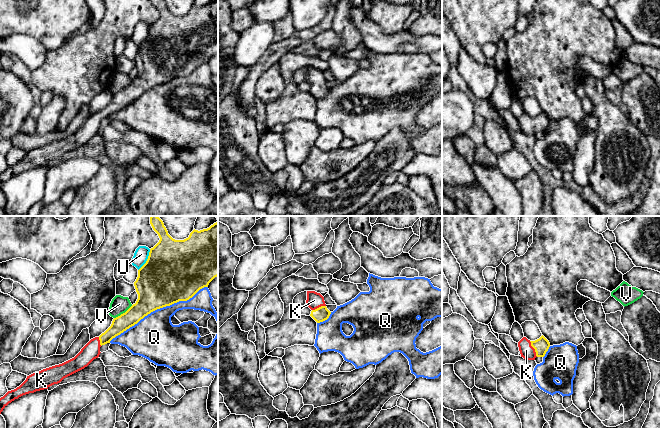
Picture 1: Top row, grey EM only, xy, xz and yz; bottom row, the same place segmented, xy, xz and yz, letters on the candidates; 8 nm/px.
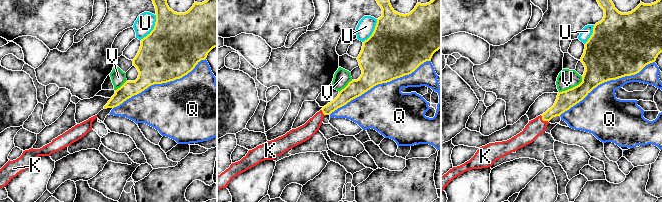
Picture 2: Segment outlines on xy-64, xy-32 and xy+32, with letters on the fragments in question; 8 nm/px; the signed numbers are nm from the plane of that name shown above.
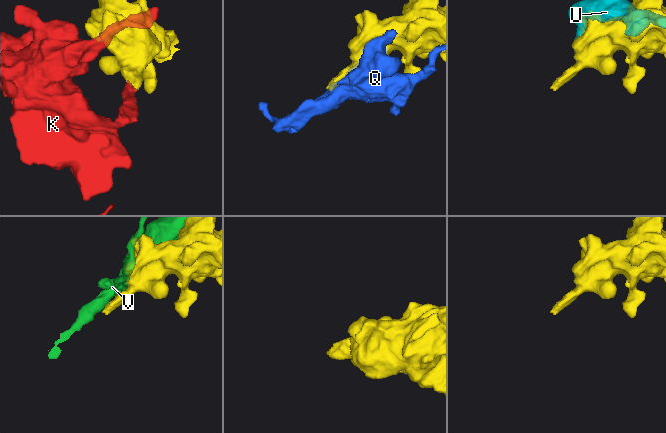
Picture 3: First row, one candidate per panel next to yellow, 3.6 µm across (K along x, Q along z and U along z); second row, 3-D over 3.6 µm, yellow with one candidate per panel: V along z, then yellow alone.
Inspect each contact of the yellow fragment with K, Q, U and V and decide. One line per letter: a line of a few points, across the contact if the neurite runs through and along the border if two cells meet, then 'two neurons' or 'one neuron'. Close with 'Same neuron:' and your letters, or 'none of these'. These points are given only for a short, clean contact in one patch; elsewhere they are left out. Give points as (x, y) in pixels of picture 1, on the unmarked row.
K: line yz (541, 121), (534, 124), (526, 126); one neuron
Q: two neurons
U: two neurons
V: two neurons
Same neuron: K

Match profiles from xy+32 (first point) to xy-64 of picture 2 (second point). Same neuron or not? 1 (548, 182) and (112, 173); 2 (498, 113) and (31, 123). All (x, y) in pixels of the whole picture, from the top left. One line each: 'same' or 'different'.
1: same
2: different

